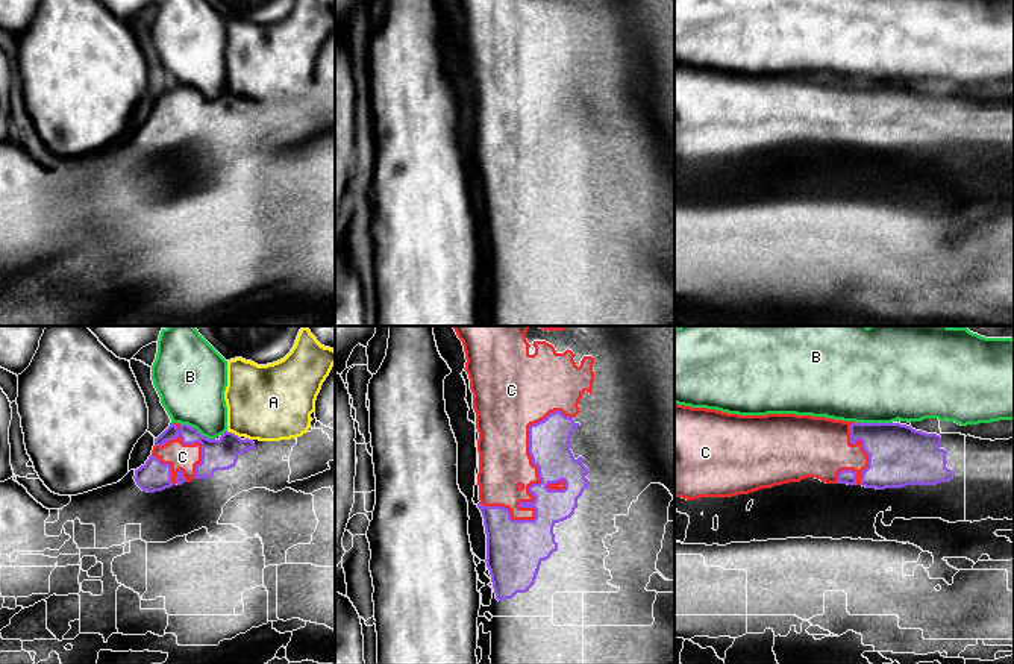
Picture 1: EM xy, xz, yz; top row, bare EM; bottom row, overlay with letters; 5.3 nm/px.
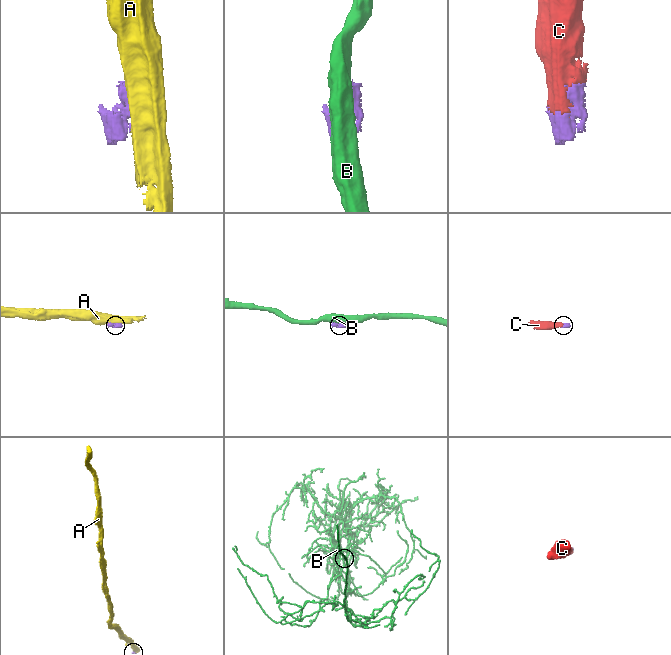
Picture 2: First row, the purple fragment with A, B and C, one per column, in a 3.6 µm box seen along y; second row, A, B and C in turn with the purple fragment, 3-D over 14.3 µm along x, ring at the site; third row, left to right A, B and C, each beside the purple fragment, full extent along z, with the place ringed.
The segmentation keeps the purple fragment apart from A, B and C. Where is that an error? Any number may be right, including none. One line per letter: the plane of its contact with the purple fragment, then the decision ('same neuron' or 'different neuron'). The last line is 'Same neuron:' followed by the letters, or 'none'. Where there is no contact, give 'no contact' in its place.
A: contact in xy; different neuron
B: contact in yz; different neuron
C: contact in xz; same neuron
Same neuron: C

